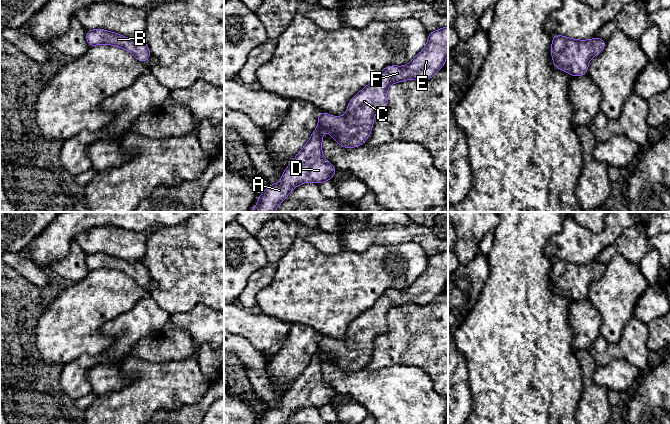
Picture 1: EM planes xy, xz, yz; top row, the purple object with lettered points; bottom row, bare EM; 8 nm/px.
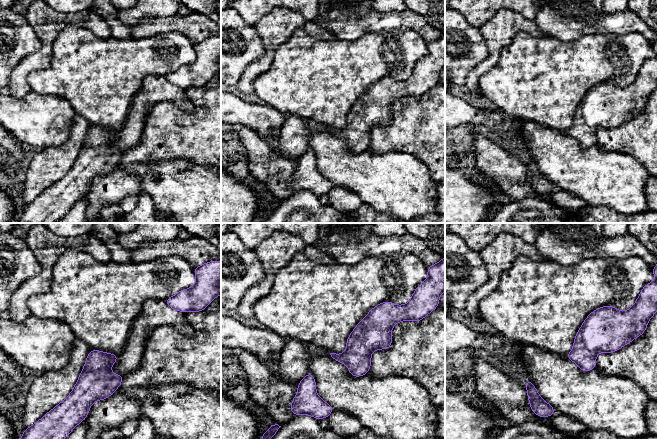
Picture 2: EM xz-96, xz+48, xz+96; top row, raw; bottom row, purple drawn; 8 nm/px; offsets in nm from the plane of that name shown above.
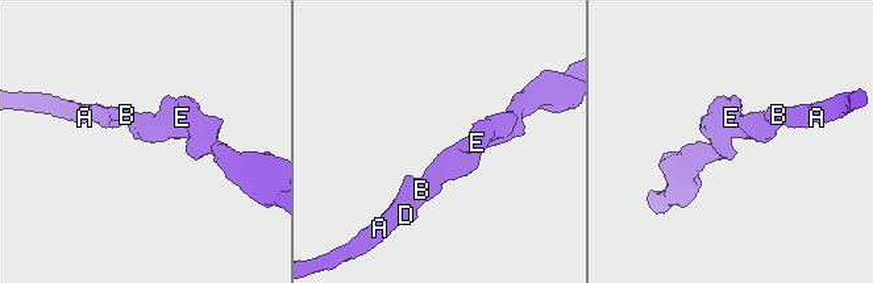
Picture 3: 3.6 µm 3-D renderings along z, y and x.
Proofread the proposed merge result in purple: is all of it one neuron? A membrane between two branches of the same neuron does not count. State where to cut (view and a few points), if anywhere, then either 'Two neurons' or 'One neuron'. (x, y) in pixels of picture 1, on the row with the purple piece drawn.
No split. One neuron

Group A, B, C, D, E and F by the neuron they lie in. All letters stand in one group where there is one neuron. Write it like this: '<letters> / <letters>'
A B C D E F

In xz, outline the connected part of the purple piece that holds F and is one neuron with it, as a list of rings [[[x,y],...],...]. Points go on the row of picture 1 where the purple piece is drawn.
[[[448,26],[429,32],[428,41],[424,49],[406,66],[391,65],[379,72],[372,83],[366,85],[349,101],[345,116],[332,117],[329,113],[319,112],[318,126],[312,132],[308,142],[284,170],[280,182],[277,184],[270,184],[261,193],[257,199],[258,204],[253,207],[251,212],[274,212],[288,197],[289,193],[300,184],[307,182],[321,184],[331,180],[333,175],[337,172],[337,169],[322,154],[323,133],[329,131],[331,137],[343,148],[354,148],[363,145],[371,134],[376,112],[388,106],[387,90],[390,85],[410,79],[421,82],[429,80],[445,66],[447,55]]]

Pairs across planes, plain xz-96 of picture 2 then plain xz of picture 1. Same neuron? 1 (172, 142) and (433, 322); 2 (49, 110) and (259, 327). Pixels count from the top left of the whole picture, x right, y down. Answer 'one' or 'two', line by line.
1: one
2: one

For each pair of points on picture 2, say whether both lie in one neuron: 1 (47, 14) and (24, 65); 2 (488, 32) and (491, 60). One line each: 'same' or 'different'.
1: same
2: same

